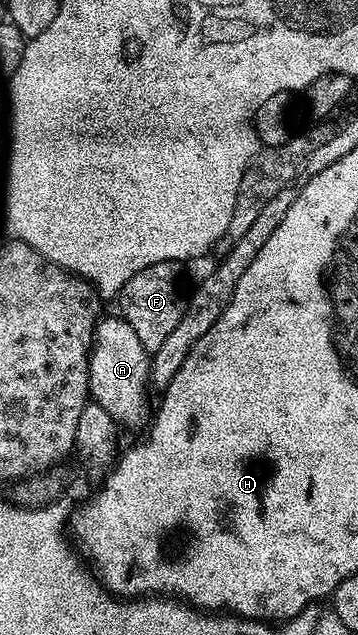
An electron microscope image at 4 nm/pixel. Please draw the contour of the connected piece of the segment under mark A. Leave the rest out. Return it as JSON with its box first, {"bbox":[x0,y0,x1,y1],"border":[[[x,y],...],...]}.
{"bbox":[90,316,152,427],"border":[[[121,316],[103,317],[94,330],[94,345],[90,347],[90,398],[104,408],[119,427],[147,425],[152,410],[152,406],[146,403],[146,390],[150,386],[150,355],[151,351],[140,344],[132,324],[128,324]]]}

